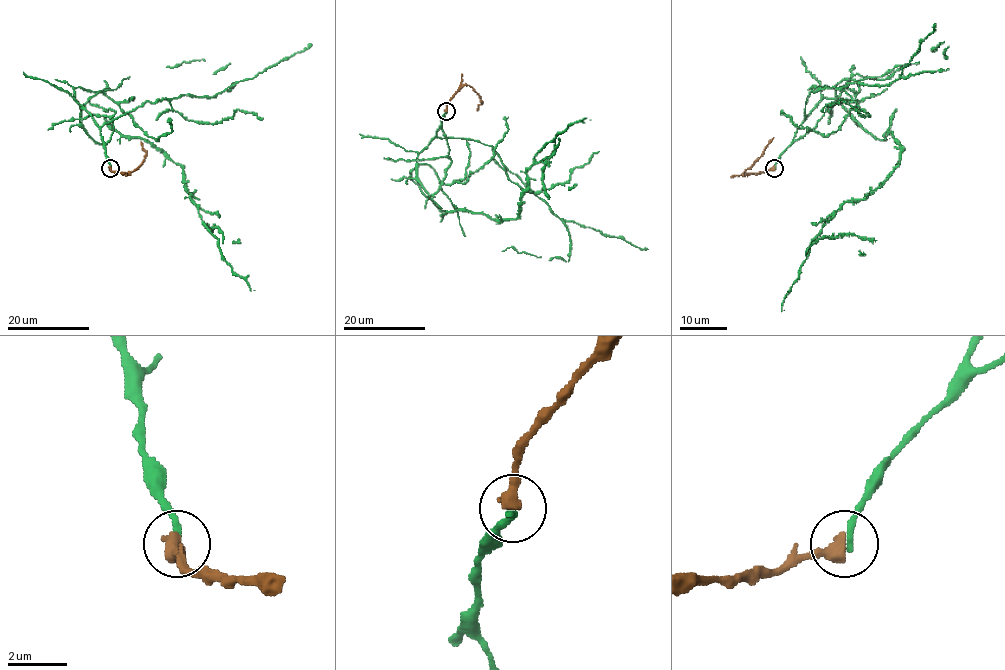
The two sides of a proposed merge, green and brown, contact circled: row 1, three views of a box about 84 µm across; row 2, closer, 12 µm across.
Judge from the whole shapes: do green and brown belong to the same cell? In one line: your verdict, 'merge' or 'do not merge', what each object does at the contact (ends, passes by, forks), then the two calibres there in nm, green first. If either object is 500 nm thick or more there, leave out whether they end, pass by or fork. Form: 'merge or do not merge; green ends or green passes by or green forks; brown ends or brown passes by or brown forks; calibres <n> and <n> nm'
merge; green ends; brown ends; calibres 240 and 480 nm

